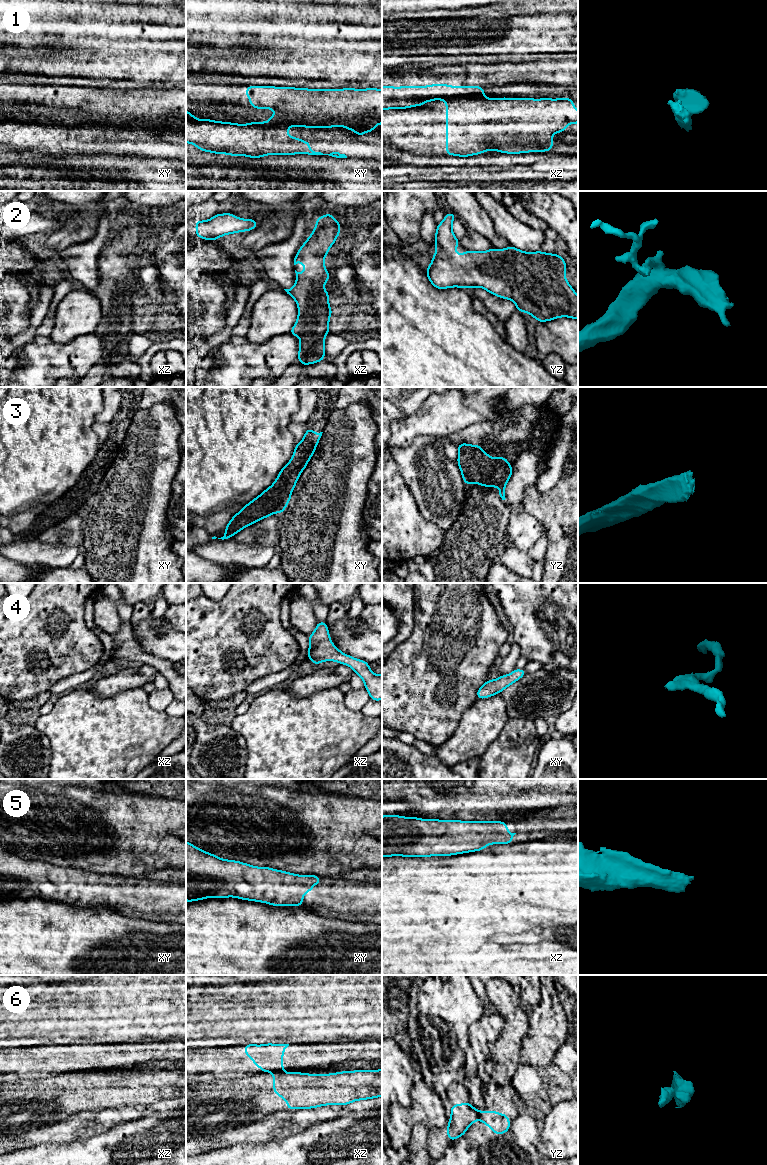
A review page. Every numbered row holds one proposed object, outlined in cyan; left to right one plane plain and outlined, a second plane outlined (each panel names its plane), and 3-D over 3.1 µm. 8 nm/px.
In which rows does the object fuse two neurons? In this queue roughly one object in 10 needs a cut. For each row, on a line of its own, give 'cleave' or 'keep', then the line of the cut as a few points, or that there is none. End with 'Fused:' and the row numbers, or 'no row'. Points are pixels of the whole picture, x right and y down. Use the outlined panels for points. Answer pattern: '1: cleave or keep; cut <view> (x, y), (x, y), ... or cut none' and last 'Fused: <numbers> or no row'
1: cleave; cut xy (249, 123), (287, 127)
2: keep; cut none
3: keep; cut none
4: keep; cut none
5: keep; cut none
6: cleave; cut xz (283, 1070), (273, 1072)
Fused: 1, 6

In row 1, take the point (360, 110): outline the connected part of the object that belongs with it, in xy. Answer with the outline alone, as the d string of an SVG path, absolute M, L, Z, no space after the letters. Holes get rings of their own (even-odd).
M246 86L246 97L253 108L275 110L267 122L250 123L257 126L340 126L362 137L382 124L382 89Z

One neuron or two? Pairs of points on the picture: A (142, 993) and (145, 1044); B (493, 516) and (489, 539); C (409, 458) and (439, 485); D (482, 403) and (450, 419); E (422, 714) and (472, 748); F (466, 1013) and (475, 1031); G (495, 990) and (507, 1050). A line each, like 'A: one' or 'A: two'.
A: two
B: one
C: one
D: two
E: two
F: two
G: one

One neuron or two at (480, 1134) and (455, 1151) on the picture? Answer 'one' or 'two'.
two

